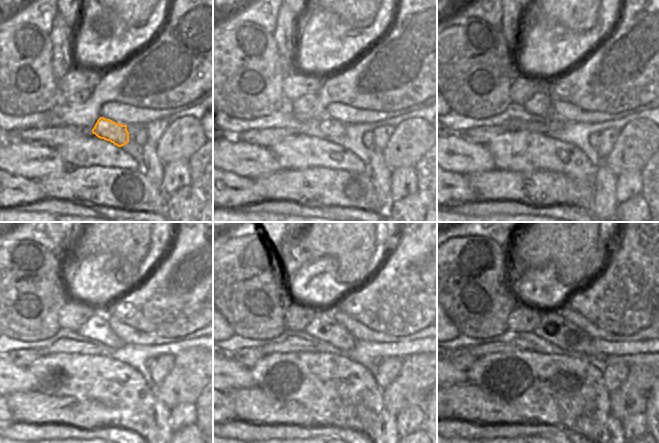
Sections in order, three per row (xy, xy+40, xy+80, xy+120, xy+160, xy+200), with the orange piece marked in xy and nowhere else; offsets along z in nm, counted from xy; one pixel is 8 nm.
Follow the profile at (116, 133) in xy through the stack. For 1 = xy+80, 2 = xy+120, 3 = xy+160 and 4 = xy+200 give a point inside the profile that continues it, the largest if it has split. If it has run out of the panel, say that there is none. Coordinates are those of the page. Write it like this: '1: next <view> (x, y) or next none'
1: next xy+80 (542, 125)
2: next xy+120 (89, 347)
3: next xy+160 (291, 345)
4: next xy+200 (477, 351)

